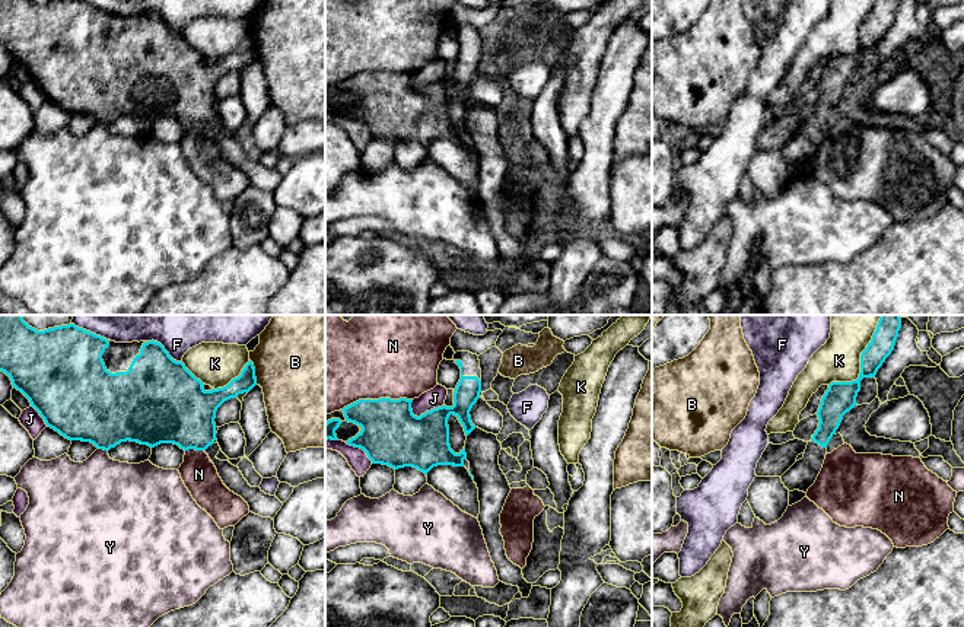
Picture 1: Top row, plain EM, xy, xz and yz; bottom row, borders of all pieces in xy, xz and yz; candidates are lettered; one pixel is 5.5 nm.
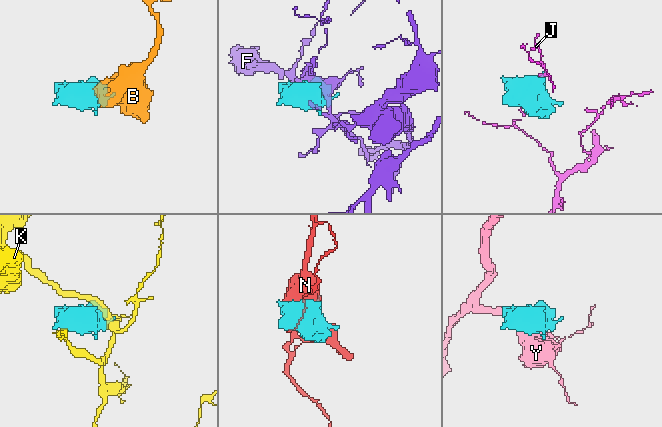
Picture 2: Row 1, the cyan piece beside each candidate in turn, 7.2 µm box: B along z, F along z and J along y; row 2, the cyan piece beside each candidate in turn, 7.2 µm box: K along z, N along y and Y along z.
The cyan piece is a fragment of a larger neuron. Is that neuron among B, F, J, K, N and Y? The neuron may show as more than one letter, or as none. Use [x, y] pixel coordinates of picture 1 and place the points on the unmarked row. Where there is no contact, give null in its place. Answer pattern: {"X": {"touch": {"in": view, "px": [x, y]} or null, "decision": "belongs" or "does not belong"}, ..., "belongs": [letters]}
{"B": {"touch": {"in": "xy", "px": [254, 45]}, "decision": "does not belong"}, "F": {"touch": {"in": "xy", "px": [164, 22]}, "decision": "does not belong"}, "J": {"touch": {"in": "xz", "px": [426, 85]}, "decision": "does not belong"}, "K": {"touch": {"in": "yz", "px": [861, 40]}, "decision": "does not belong"}, "N": {"touch": {"in": "xz", "px": [376, 73]}, "decision": "does not belong"}, "Y": {"touch": {"in": "xy", "px": [102, 121]}, "decision": "does not belong"}, "belongs": []}

